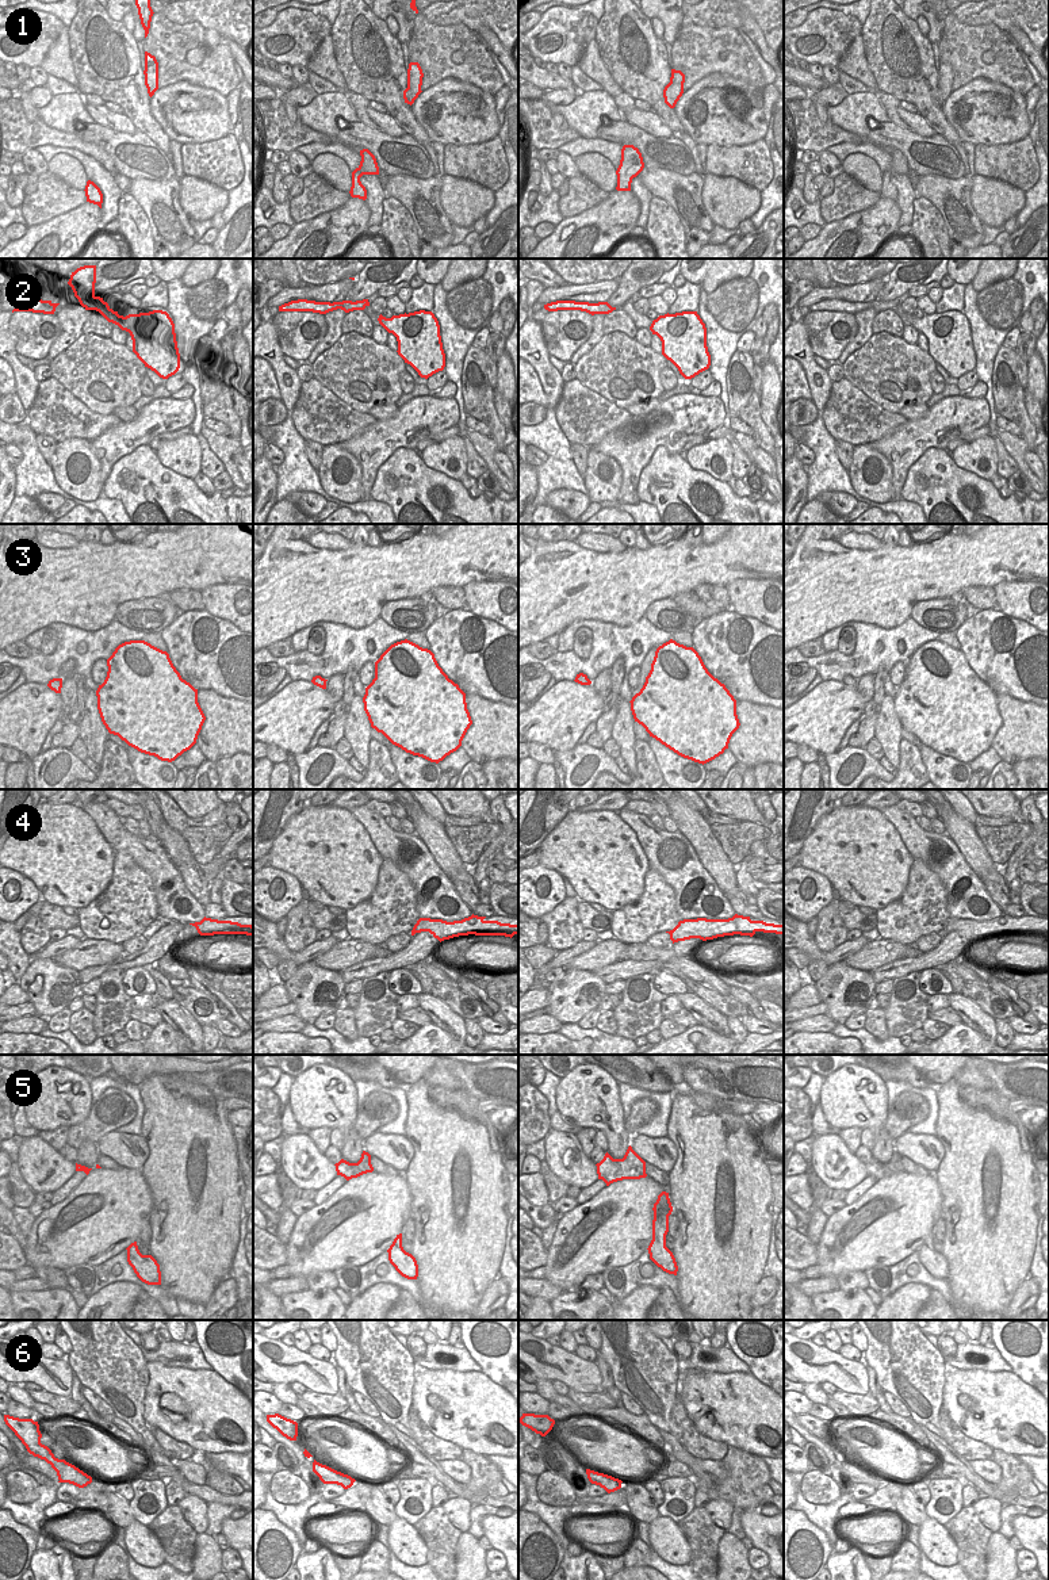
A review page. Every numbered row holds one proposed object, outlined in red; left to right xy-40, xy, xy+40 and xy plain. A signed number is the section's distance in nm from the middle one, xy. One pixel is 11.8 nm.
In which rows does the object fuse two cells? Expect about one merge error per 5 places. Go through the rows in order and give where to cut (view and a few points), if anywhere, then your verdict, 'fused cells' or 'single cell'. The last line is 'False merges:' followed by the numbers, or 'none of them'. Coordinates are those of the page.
1: cut none; single cell
2: cut none; single cell
3: cut none; single cell
4: cut none; single cell
5: cut none; single cell
6: cut xy+40 (615, 1479), (600, 1485); fused cells
False merges: 6

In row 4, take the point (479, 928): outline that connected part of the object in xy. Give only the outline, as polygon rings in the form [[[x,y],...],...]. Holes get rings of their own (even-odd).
[[[471,915],[462,921],[447,922],[443,919],[420,918],[411,930],[411,936],[429,931],[440,942],[459,936],[505,936],[518,934],[518,925],[486,921],[486,917]]]

